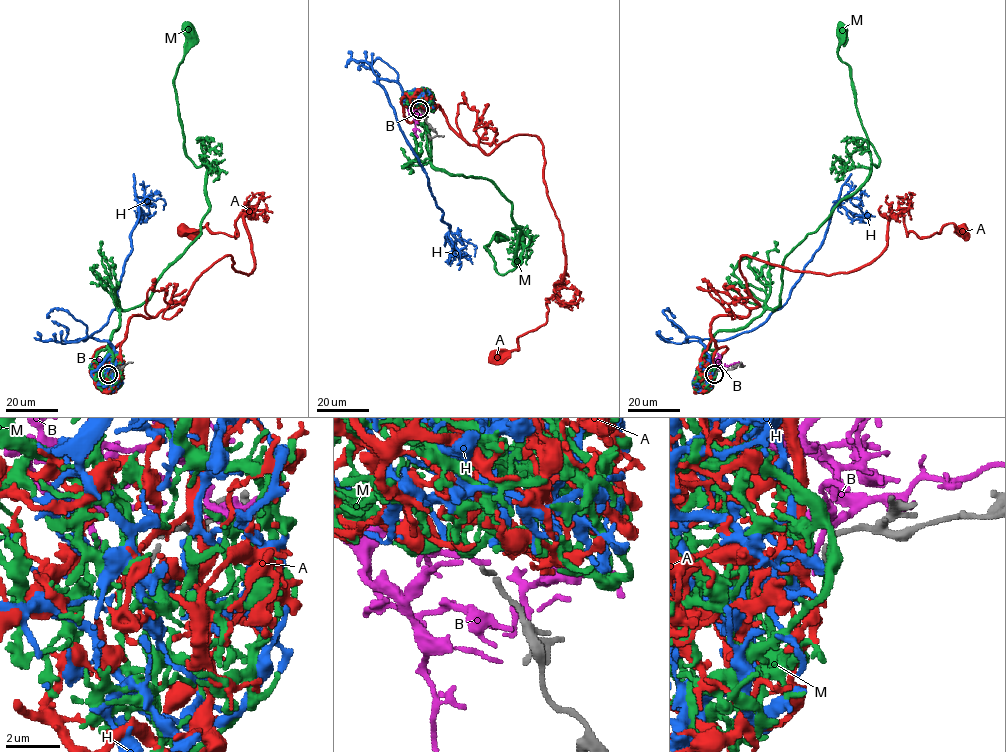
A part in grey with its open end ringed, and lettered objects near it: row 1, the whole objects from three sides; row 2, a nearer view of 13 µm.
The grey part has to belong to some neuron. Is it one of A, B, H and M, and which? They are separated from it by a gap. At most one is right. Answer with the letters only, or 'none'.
B

